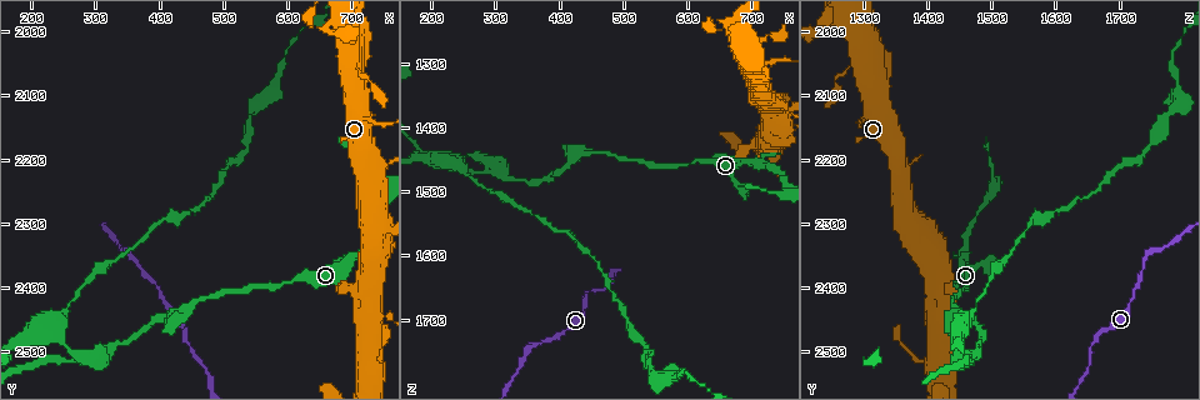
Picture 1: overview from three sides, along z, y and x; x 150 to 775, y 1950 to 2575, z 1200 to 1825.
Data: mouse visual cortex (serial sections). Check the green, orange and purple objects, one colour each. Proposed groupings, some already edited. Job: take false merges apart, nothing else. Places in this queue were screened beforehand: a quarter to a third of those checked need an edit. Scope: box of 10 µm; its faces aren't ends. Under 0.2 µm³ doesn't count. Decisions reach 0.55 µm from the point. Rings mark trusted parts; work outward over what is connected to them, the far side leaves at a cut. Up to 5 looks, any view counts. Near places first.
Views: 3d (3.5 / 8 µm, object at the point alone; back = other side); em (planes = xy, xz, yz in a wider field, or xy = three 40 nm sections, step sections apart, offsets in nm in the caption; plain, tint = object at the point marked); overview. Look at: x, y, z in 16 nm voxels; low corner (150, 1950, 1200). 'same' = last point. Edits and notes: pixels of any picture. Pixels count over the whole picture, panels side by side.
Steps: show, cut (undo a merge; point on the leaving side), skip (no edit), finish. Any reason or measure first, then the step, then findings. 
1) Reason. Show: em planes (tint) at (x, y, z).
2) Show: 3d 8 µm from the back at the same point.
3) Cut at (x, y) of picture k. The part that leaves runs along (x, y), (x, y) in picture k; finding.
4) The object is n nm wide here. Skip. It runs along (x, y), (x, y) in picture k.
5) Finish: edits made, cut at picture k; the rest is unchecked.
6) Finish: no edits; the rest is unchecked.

Show: 3d 3.5 µm from the back at (440, 2435, 1440).

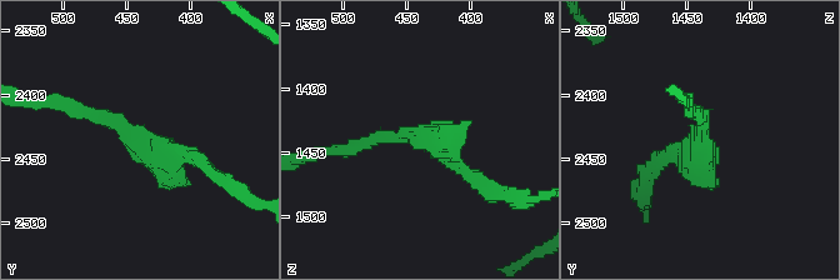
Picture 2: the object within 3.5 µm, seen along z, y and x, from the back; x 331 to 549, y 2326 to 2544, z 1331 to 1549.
The arms are 150, 200 nm wide; now the EM. Show: em xy step 3 (tint) at (444, 2436, 1440).

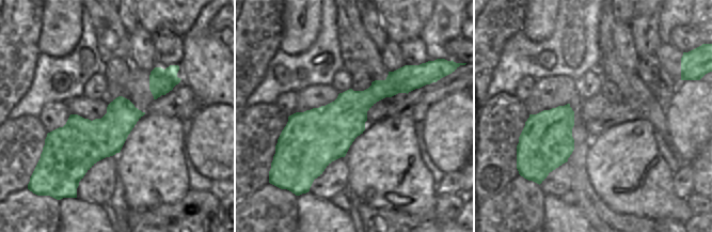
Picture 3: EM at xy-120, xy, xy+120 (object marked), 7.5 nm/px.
Skip. Continuous, no second cell.

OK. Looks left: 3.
Branch point. Show: 3d 3.5 µm at (300, 2515, 1460).

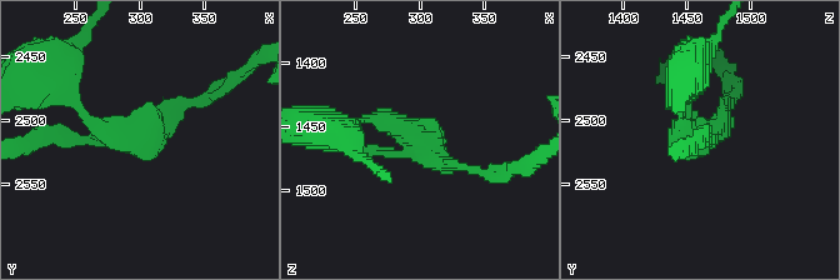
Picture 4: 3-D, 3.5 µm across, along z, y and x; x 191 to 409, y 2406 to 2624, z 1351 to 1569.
Show: em xy step 2 (tint) at (300, 2508, 1462).

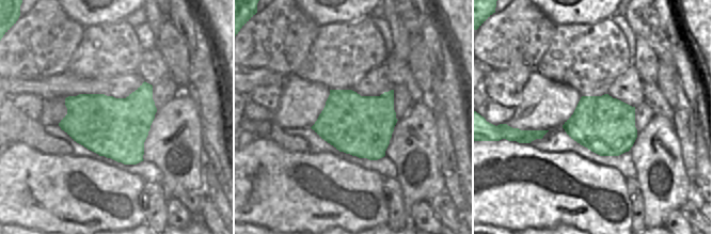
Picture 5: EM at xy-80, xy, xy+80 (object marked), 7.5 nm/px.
Cut at (106, 130) of picture 4. The part that leaves runs along (153, 133), (110, 133), (56, 83) in picture 4; two cells meet here.

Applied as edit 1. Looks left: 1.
Finish: edits made, cut at picture 4; the rest is unchecked.

